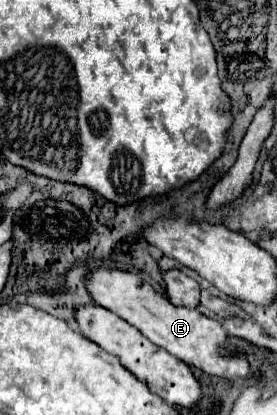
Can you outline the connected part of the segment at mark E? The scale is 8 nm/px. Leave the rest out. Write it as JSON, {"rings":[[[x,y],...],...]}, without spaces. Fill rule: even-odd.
{"rings":[[[92,268],[88,270],[84,284],[86,284],[90,298],[98,306],[114,312],[116,316],[126,320],[130,326],[136,326],[150,342],[168,350],[178,360],[192,364],[214,376],[236,378],[236,376],[248,374],[248,362],[244,356],[230,356],[230,358],[220,356],[218,348],[222,346],[222,342],[226,342],[226,332],[216,320],[200,314],[196,308],[174,306],[166,296],[158,294],[136,272],[112,270],[112,268]]]}

